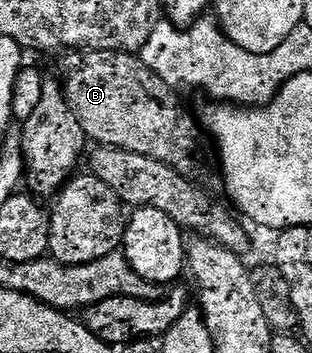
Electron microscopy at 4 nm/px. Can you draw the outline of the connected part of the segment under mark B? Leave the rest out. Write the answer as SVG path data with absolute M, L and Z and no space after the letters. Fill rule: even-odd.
M70 50L61 53L59 58L60 74L58 73L58 81L64 87L66 100L74 112L74 116L78 116L78 124L82 124L82 132L89 143L96 146L109 146L126 152L134 152L138 156L150 156L154 160L158 160L162 164L177 170L180 174L191 175L191 170L196 166L196 124L191 116L184 111L184 106L180 103L181 95L177 93L173 86L166 84L166 80L162 80L162 76L150 72L150 68L146 68L146 64L142 64L142 60L136 54L123 54L113 50Z

